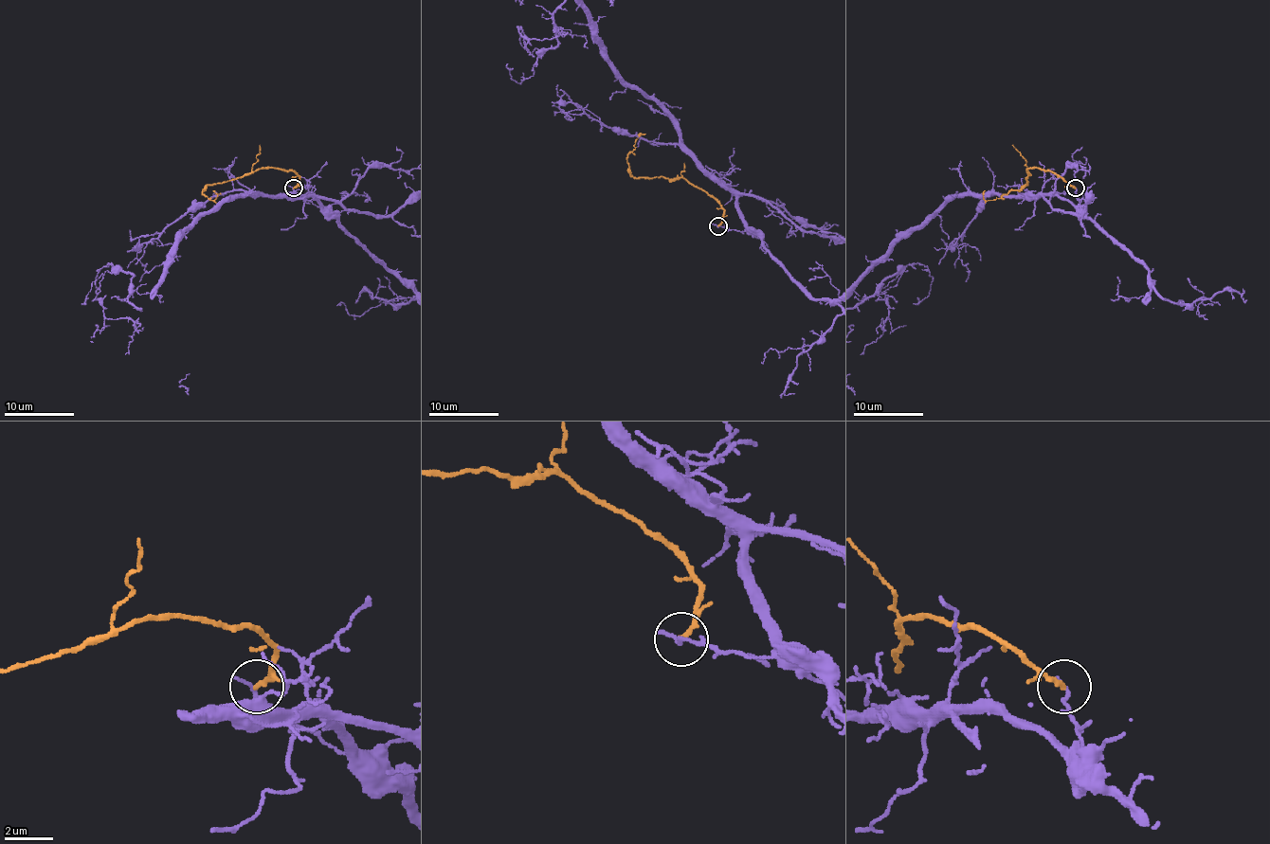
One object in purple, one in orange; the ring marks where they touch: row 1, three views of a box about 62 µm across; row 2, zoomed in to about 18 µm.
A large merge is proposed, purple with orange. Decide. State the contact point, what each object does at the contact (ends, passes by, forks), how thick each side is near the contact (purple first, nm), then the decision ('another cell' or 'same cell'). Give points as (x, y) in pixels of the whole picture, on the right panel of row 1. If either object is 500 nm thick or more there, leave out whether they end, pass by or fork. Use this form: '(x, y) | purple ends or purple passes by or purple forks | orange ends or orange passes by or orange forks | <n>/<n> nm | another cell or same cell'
(1075, 188) | purple ends | orange ends | 180/200 nm | another cell

